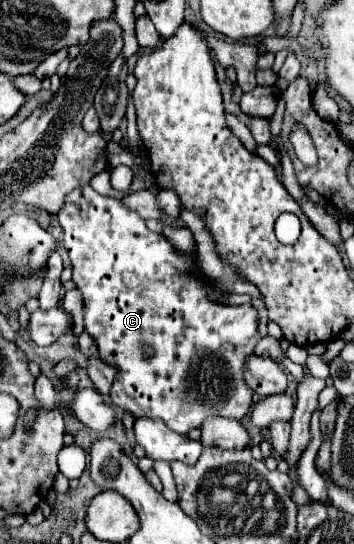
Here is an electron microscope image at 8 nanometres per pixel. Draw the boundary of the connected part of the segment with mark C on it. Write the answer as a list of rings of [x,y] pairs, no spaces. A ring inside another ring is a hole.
[[[83,187],[65,197],[65,207],[57,217],[73,265],[73,281],[83,293],[85,333],[95,341],[99,359],[117,369],[111,387],[113,403],[131,411],[133,417],[159,417],[179,433],[197,429],[207,417],[215,415],[245,417],[251,407],[251,389],[241,381],[241,367],[261,339],[257,333],[259,311],[251,303],[229,307],[209,299],[197,259],[177,255],[163,235],[149,231],[141,217],[121,207],[119,199]]]

